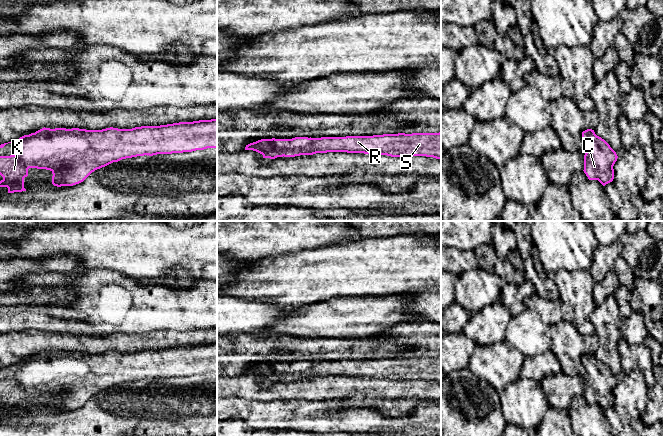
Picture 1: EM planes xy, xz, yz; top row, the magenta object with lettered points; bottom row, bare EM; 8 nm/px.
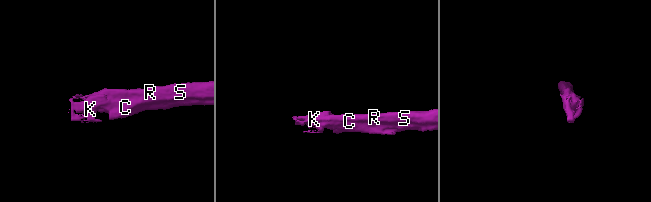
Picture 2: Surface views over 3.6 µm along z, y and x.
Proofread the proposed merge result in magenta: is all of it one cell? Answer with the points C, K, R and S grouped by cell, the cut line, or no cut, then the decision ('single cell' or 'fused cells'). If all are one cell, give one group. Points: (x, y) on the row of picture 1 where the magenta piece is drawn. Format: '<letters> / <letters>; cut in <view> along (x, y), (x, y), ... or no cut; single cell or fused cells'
C K R S; no cut; single cell

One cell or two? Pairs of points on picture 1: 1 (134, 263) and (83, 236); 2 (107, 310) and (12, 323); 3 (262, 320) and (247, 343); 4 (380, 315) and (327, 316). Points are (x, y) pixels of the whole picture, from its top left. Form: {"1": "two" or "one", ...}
{"1": "one", "2": "one", "3": "two", "4": "one"}

